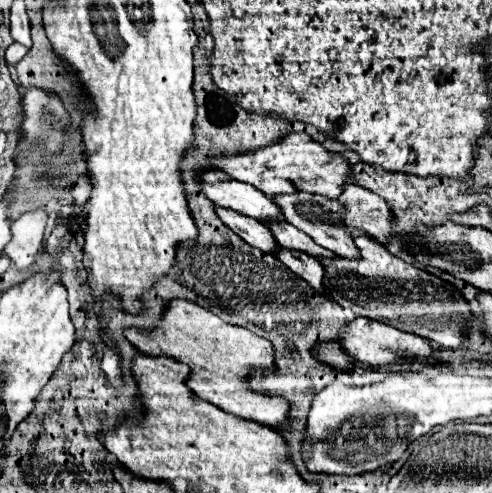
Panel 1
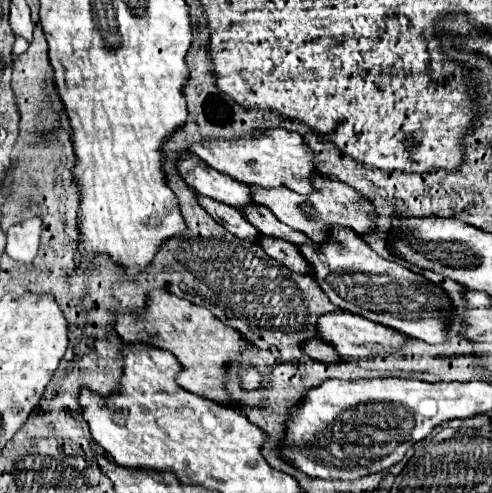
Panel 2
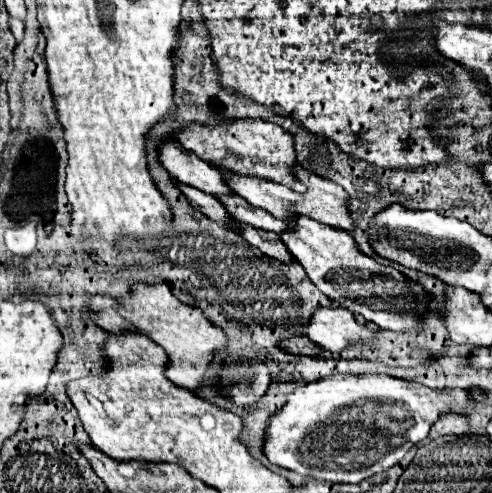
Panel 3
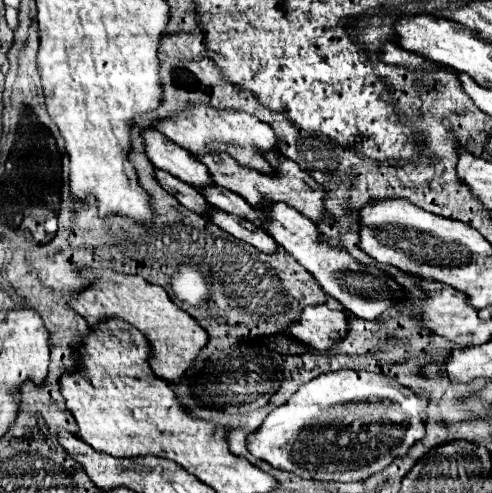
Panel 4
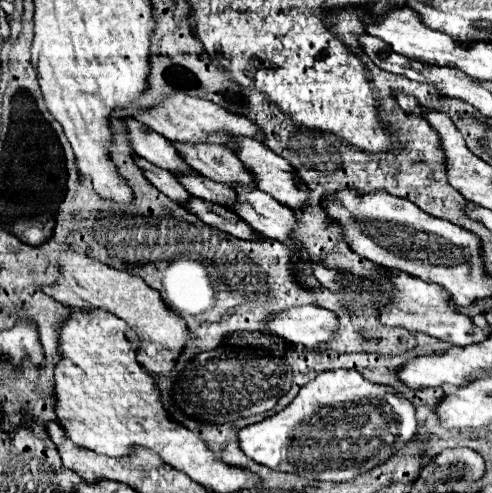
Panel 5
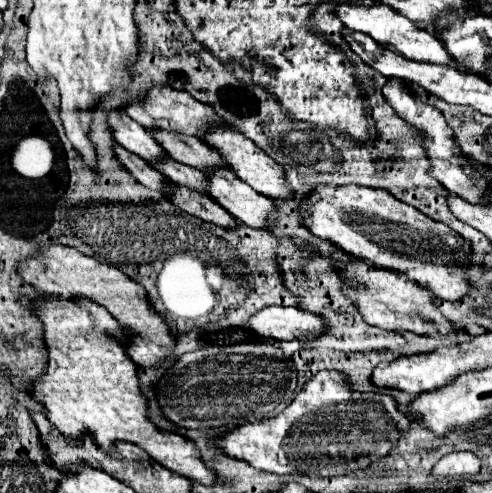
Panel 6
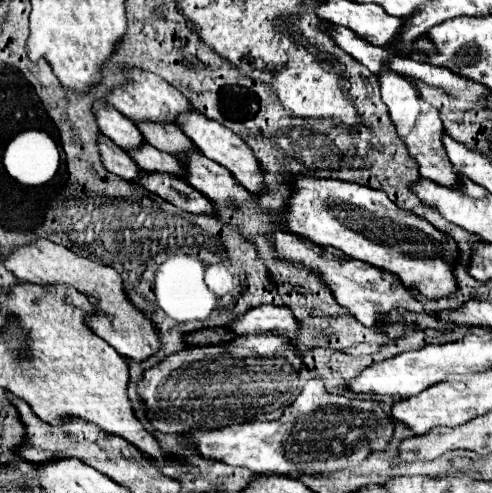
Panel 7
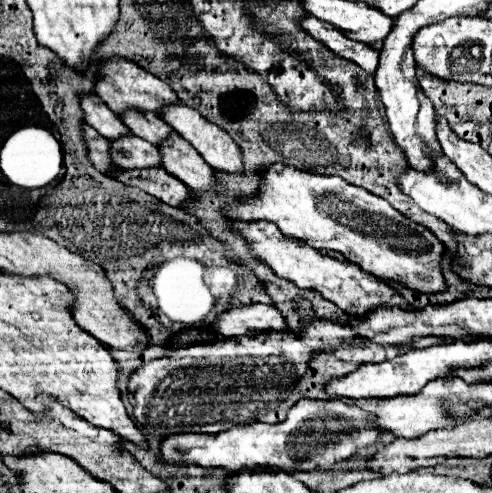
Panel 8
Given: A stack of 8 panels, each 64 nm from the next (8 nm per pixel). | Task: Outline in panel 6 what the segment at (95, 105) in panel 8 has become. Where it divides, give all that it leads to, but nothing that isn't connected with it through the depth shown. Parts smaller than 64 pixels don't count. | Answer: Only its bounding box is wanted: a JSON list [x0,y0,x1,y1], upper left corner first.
[108,112,168,162]

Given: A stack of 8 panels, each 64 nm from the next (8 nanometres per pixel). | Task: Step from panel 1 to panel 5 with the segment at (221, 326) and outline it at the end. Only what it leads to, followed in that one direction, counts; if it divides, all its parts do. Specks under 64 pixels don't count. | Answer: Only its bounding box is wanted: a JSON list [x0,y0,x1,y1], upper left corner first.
[44,252,196,376]

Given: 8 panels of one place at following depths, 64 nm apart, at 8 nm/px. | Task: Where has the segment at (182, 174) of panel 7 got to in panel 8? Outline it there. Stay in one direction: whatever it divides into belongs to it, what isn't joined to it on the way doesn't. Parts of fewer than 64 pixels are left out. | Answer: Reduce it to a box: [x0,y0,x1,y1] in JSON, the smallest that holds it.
[112,136,162,168]

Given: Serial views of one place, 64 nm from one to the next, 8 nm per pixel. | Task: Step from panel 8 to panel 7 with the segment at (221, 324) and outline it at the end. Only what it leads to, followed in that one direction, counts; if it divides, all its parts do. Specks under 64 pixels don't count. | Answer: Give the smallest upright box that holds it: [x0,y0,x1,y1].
[232,304,302,340]

